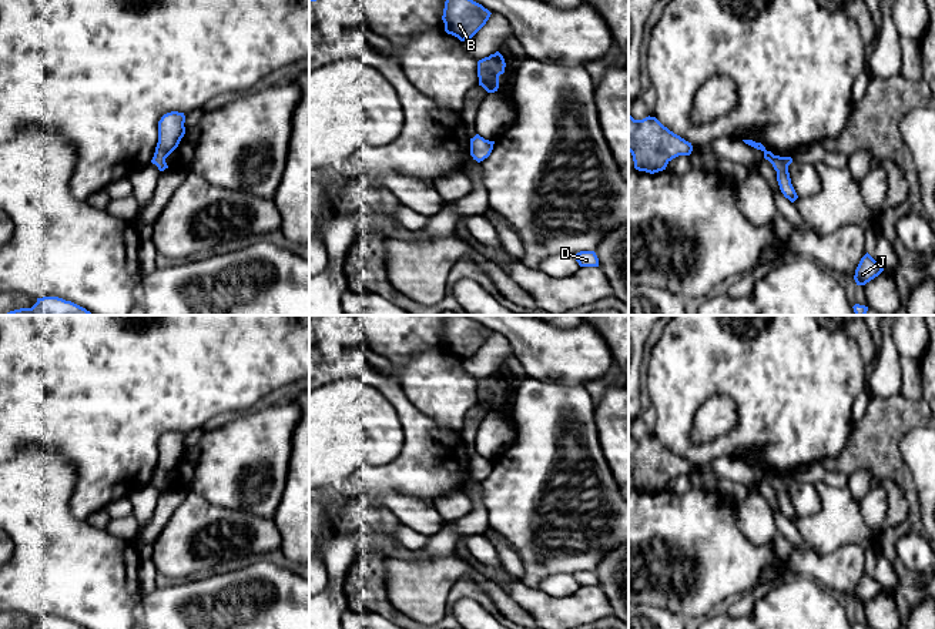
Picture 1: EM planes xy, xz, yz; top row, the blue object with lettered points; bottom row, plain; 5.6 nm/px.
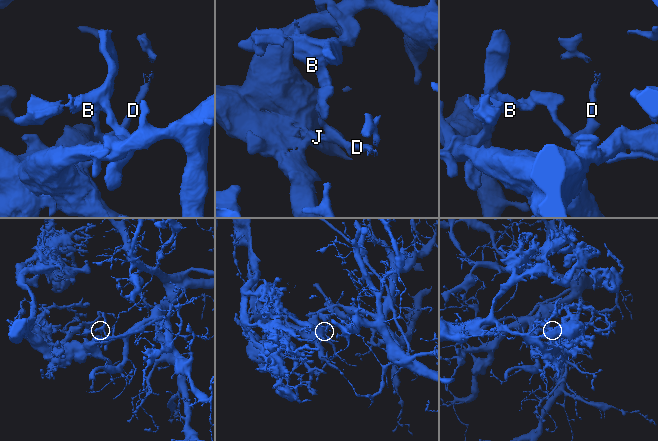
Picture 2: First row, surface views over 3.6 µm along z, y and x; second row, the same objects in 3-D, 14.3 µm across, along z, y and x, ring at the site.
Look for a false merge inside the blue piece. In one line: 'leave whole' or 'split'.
split

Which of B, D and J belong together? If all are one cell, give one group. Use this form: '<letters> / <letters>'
B / D J

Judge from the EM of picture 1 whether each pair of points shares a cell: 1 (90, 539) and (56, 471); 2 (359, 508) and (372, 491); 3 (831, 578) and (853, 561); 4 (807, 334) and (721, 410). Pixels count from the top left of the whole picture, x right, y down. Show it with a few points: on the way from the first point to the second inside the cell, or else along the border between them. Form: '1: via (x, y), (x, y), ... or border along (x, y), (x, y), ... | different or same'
1: via (71, 525), (56, 509), (56, 489) | same
2: border along (351, 497), (368, 498), (379, 507) | different
3: via (837, 572), (847, 565) | same
4: border along (699, 407), (727, 395), (739, 421) | different

